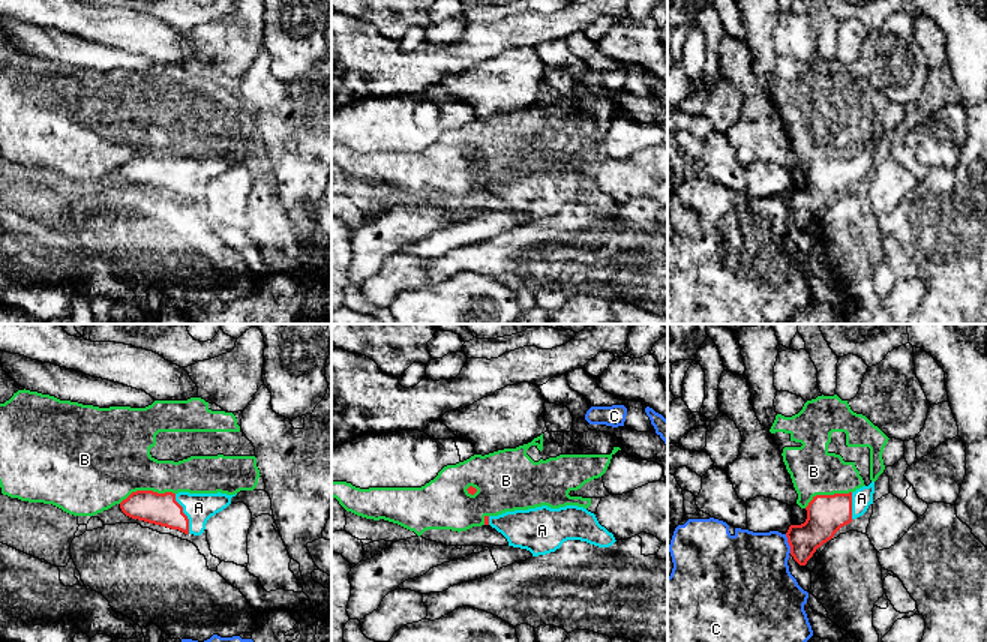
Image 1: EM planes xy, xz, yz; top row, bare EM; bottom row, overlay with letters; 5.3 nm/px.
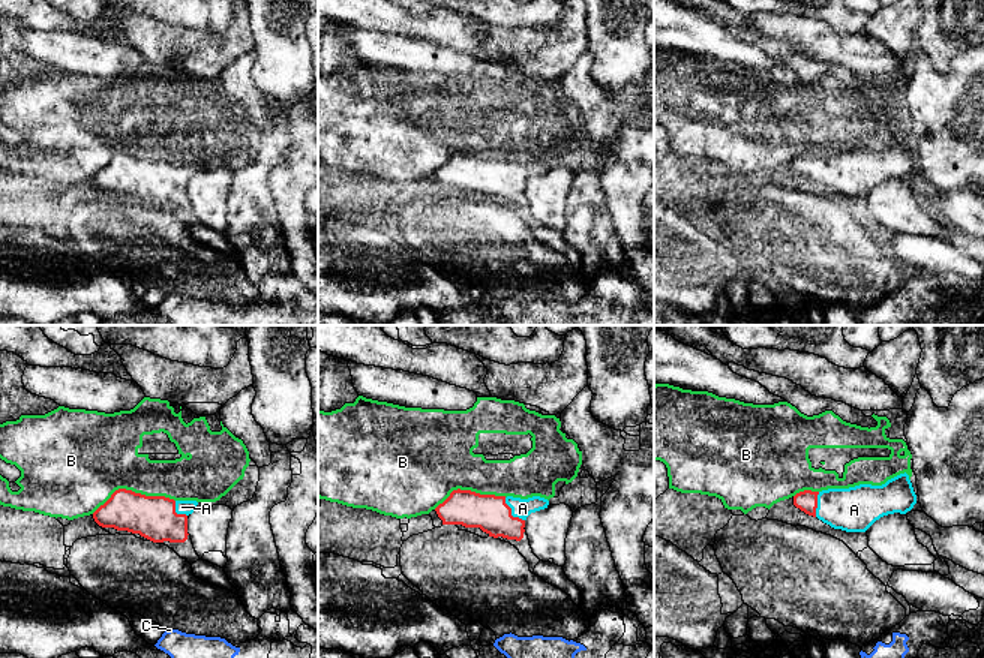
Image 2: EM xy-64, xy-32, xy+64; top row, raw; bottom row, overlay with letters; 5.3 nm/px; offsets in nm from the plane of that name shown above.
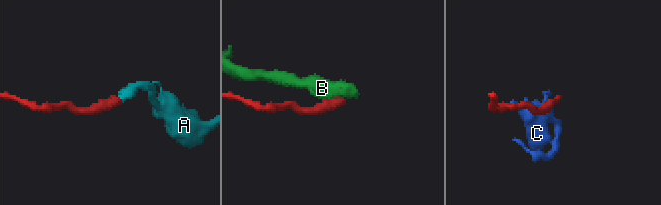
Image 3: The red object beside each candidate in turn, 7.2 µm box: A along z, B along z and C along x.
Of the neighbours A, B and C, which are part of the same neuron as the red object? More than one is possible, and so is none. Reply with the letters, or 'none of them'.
A

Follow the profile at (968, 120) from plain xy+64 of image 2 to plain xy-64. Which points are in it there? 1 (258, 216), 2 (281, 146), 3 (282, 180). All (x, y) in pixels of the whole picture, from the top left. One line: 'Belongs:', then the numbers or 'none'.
Belongs: 3

